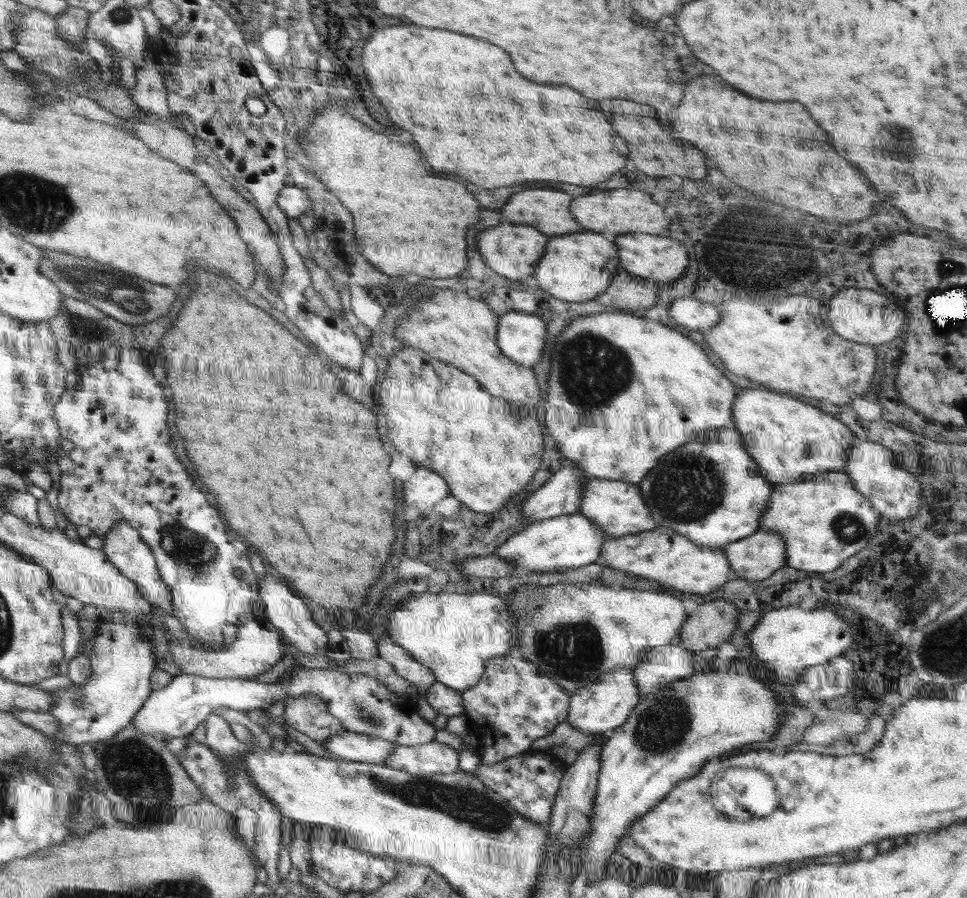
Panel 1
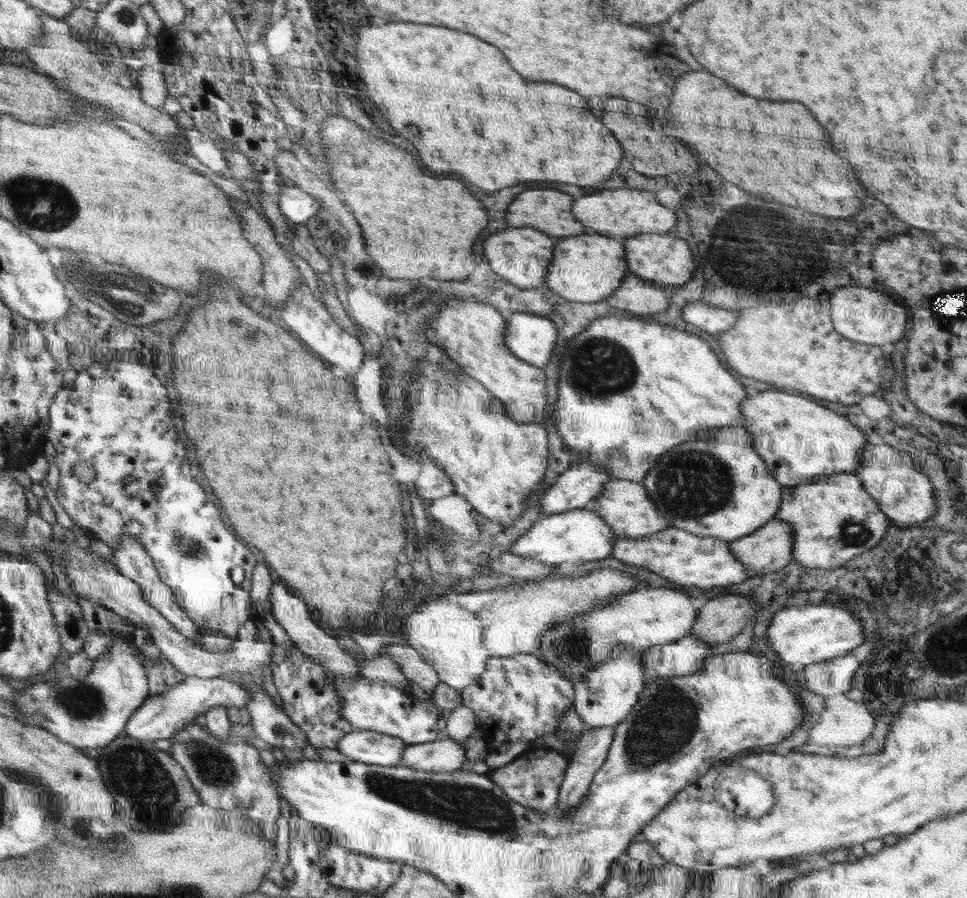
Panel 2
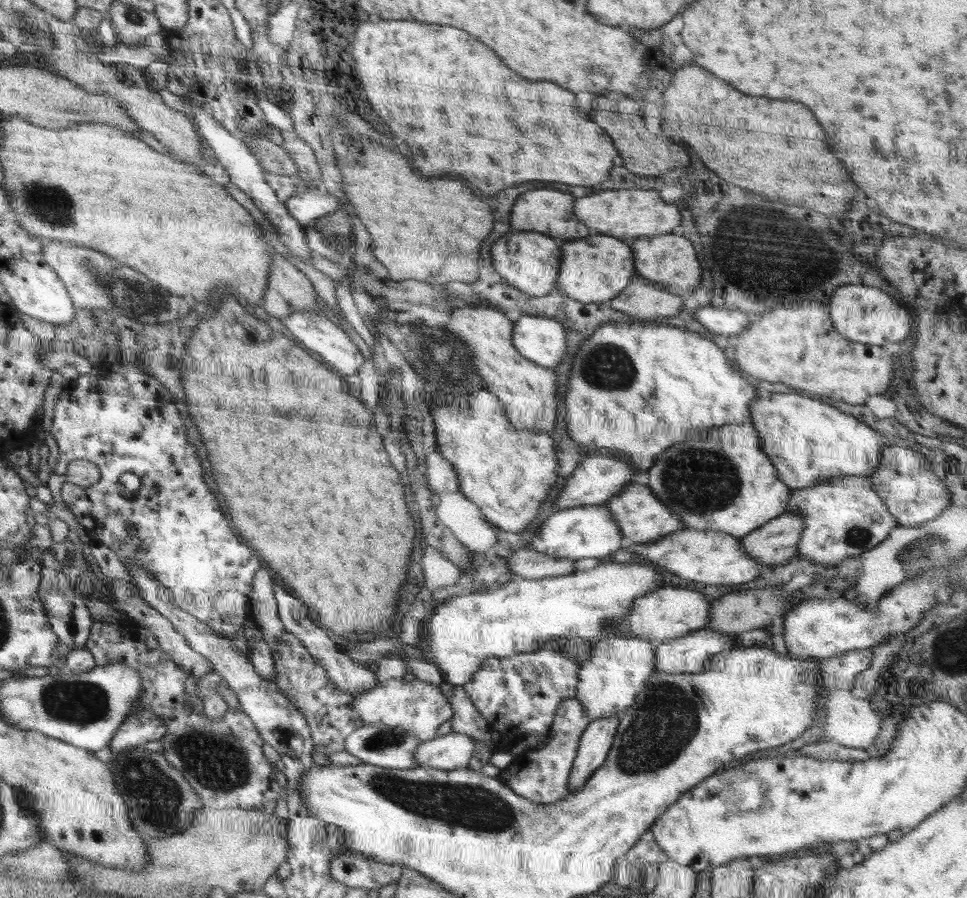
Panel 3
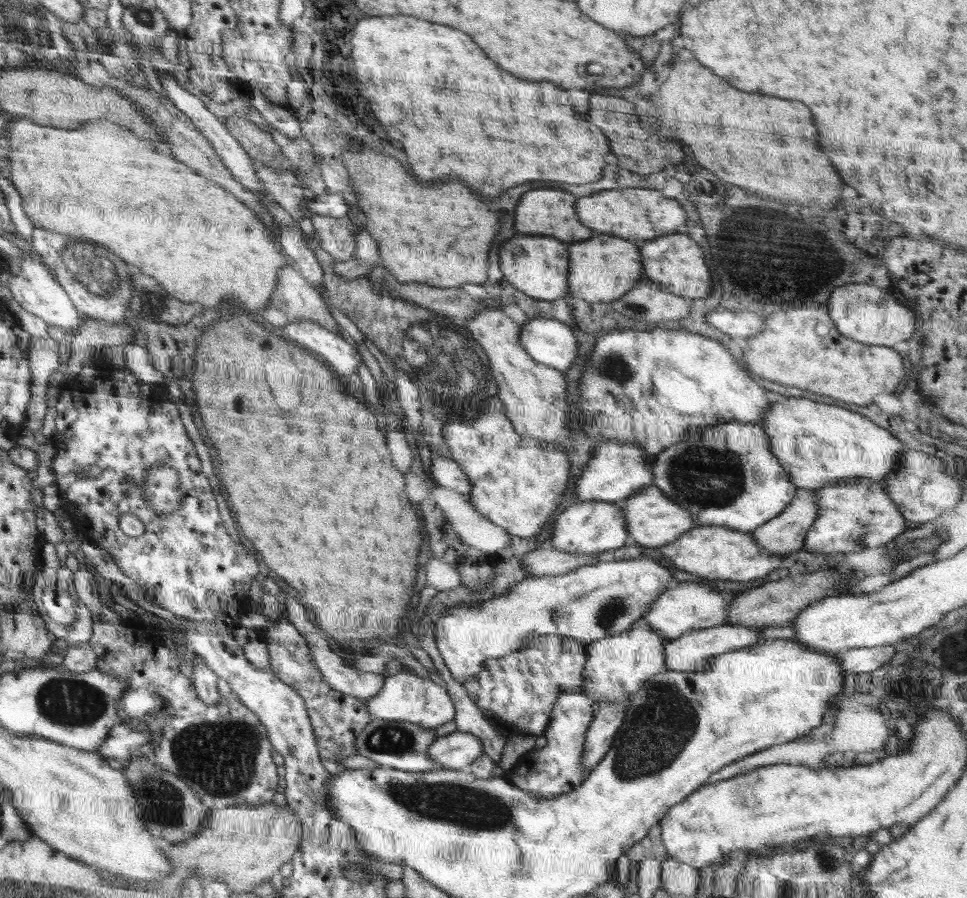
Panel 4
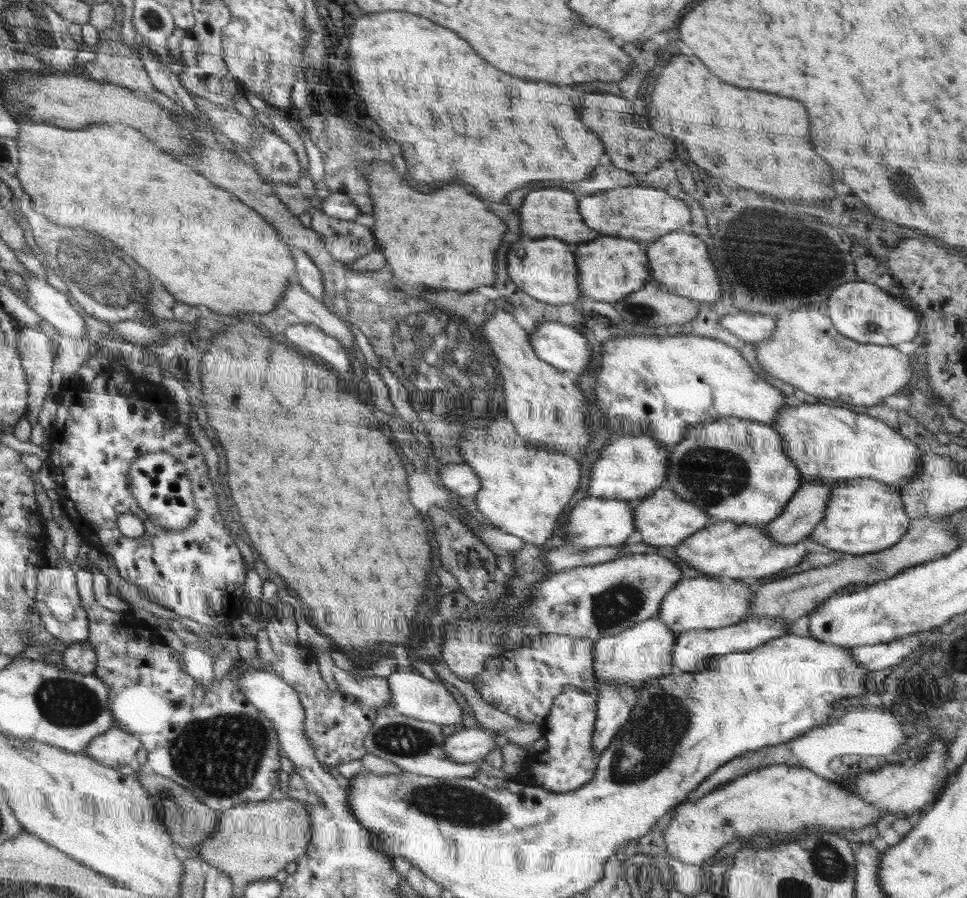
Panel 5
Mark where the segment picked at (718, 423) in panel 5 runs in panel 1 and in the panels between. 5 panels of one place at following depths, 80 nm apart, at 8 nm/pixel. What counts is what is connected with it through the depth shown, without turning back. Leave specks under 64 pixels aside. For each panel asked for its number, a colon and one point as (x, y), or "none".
1: (714, 502)
2: (720, 488)
3: (737, 493)
4: (728, 475)

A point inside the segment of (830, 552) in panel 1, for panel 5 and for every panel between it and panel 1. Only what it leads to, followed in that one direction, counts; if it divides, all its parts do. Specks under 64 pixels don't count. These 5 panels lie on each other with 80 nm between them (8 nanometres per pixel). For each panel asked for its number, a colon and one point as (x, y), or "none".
2: (834, 518)
3: (843, 517)
4: (854, 514)
5: (862, 516)

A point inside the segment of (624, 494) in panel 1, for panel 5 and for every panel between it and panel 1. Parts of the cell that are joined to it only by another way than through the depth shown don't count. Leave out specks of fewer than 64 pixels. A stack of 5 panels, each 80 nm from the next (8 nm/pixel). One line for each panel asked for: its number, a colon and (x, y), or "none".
2: (624, 504)
3: (641, 517)
4: (651, 517)
5: (663, 519)

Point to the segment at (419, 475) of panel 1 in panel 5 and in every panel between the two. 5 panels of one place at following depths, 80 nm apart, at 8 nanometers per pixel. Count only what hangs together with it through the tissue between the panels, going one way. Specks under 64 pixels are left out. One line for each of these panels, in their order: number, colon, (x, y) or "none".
2: (432, 483)
3: (440, 474)
4: (445, 472)
5: (459, 477)

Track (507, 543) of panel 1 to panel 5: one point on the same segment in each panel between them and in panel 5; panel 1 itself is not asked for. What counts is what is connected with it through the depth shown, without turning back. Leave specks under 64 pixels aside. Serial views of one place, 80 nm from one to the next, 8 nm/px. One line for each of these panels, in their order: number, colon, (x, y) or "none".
2: (581, 534)
3: (586, 531)
4: (585, 527)
5: (594, 521)

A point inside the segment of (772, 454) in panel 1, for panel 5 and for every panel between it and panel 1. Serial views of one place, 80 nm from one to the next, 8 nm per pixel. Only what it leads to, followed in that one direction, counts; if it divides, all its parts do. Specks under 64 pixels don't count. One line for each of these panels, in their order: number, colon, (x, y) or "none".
2: (800, 441)
3: (809, 442)
4: (818, 444)
5: (833, 443)

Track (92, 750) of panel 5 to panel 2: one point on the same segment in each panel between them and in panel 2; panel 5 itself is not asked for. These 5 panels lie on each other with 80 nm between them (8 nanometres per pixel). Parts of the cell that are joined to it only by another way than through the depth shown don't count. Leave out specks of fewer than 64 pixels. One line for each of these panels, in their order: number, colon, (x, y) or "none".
2: (162, 716)
3: (144, 726)
4: (123, 742)

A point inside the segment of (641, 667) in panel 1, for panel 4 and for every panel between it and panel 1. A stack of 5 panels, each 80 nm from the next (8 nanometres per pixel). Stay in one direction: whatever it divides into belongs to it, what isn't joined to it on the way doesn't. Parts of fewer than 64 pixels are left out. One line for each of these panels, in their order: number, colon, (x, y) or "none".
2: (685, 656)
3: (689, 654)
4: (688, 653)

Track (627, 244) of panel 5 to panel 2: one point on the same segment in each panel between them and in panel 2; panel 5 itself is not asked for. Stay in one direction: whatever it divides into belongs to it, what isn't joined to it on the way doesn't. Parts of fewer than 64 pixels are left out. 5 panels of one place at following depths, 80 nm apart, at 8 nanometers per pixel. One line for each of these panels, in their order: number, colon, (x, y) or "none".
2: (588, 268)
3: (594, 270)
4: (600, 270)

